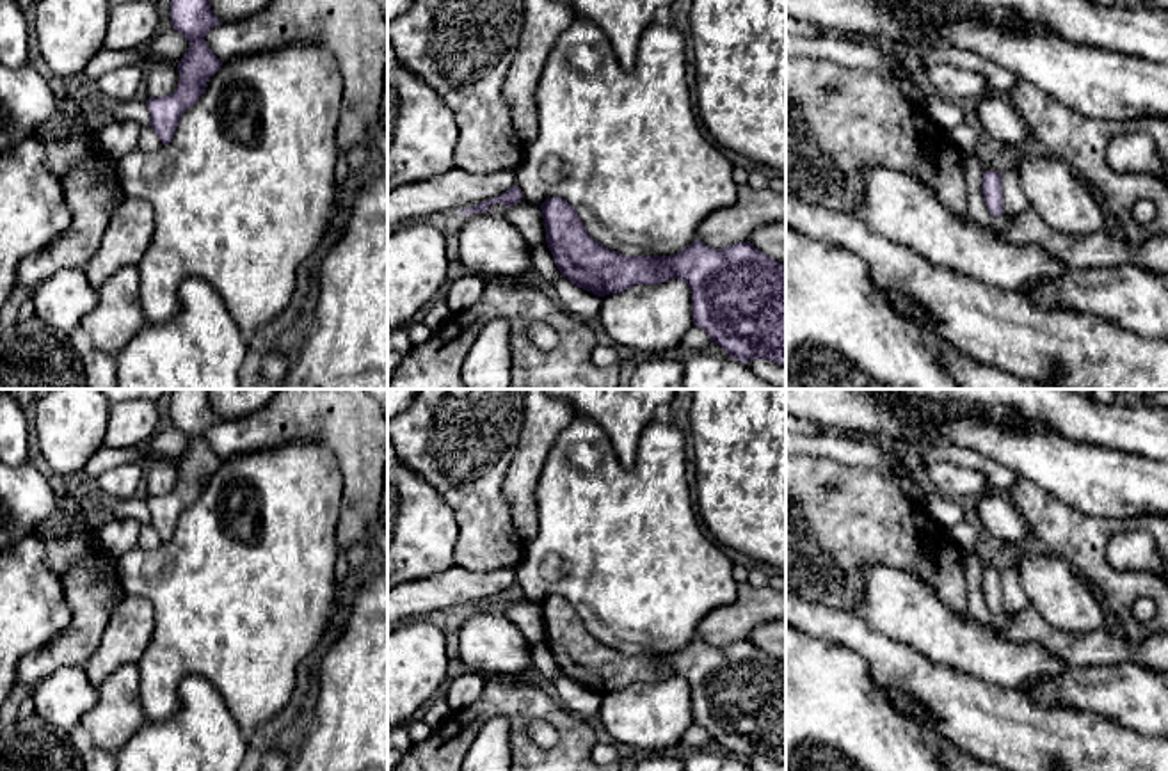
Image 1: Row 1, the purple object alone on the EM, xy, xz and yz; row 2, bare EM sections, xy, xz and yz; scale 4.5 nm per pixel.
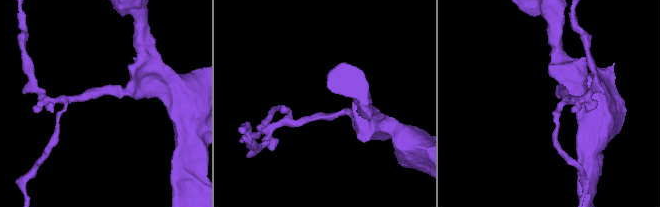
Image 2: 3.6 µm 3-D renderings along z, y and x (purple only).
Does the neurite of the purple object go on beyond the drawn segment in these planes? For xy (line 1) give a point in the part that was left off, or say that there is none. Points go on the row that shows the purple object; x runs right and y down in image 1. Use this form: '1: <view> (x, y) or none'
1: none

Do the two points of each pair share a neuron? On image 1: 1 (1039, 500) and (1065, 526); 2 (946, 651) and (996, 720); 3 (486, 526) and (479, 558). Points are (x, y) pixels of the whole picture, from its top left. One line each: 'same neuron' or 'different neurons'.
1: same neuron
2: different neurons
3: same neuron

